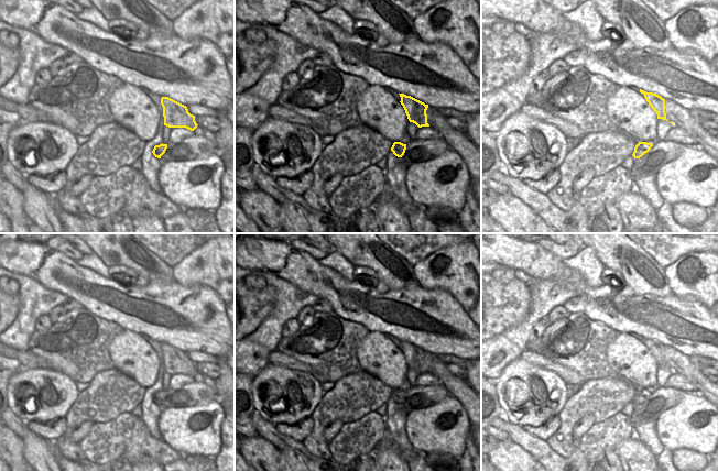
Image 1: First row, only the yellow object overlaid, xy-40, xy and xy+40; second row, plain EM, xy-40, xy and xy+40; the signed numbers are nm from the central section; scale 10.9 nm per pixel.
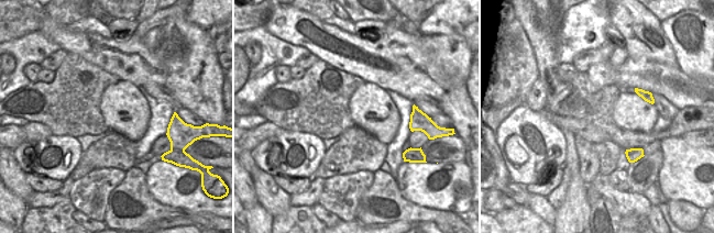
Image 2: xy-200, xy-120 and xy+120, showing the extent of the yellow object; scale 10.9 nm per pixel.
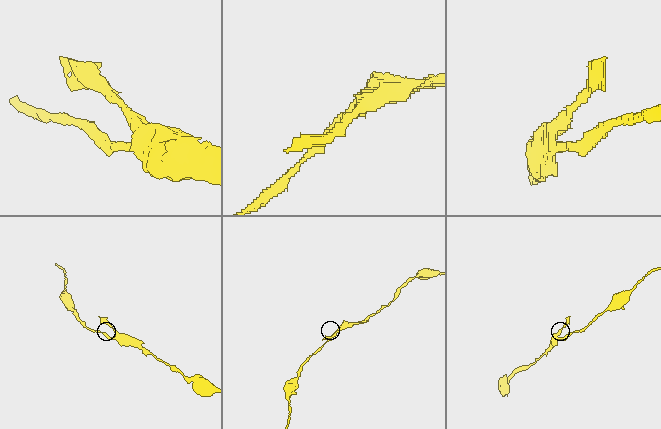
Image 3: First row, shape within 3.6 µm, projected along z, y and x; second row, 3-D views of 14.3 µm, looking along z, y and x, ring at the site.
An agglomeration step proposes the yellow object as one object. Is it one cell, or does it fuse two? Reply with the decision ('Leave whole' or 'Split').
Leave whole

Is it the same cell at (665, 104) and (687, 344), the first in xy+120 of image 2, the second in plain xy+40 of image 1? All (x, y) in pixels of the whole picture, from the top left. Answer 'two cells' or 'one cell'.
two cells

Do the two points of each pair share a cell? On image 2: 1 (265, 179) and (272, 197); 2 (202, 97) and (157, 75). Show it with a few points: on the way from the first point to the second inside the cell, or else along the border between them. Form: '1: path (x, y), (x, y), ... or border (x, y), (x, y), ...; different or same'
1: path (265, 184), (267, 192); same
2: border (155, 55), (165, 73), (164, 86); different

